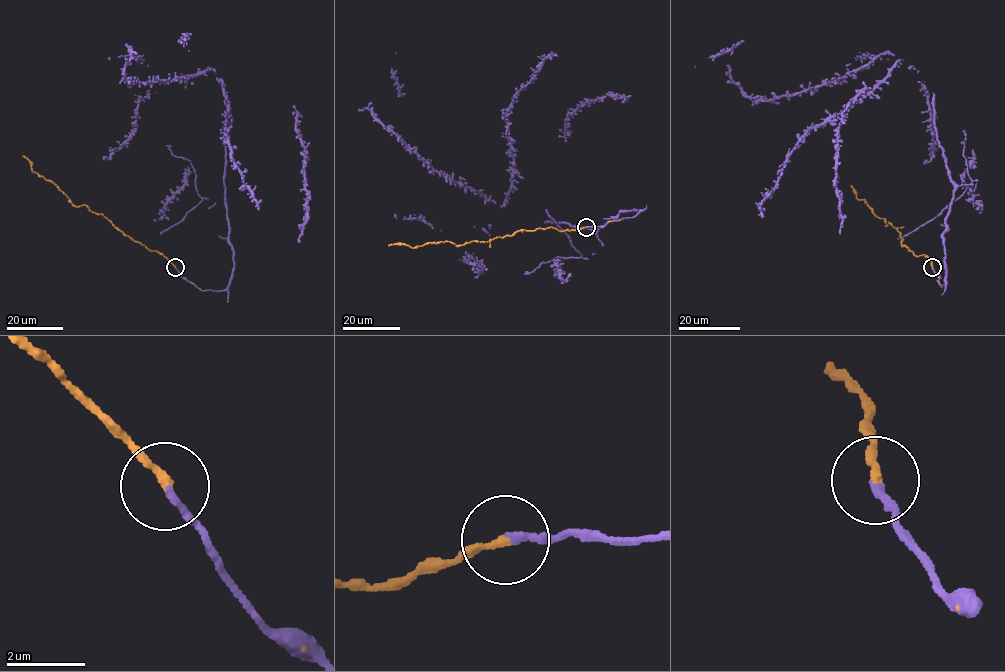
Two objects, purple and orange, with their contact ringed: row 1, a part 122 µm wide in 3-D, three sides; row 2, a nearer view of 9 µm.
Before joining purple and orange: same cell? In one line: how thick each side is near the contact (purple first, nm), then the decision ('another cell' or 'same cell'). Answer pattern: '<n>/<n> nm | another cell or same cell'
180/240 nm | same cell

